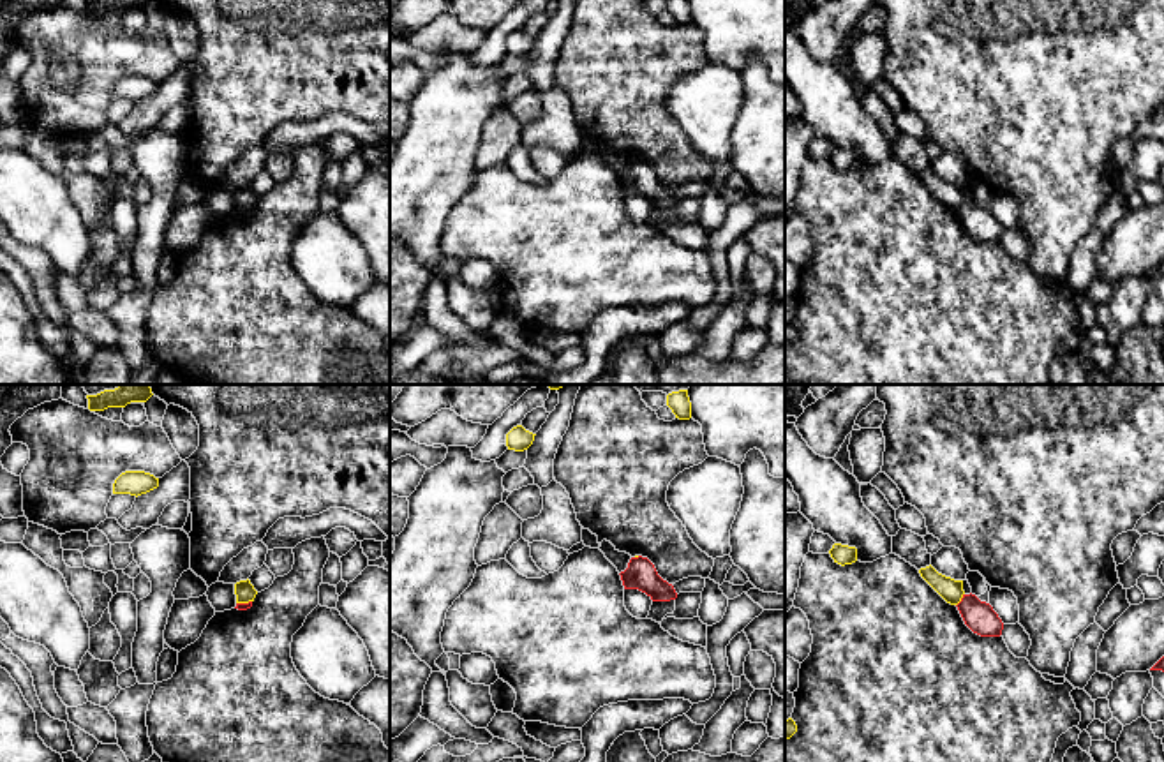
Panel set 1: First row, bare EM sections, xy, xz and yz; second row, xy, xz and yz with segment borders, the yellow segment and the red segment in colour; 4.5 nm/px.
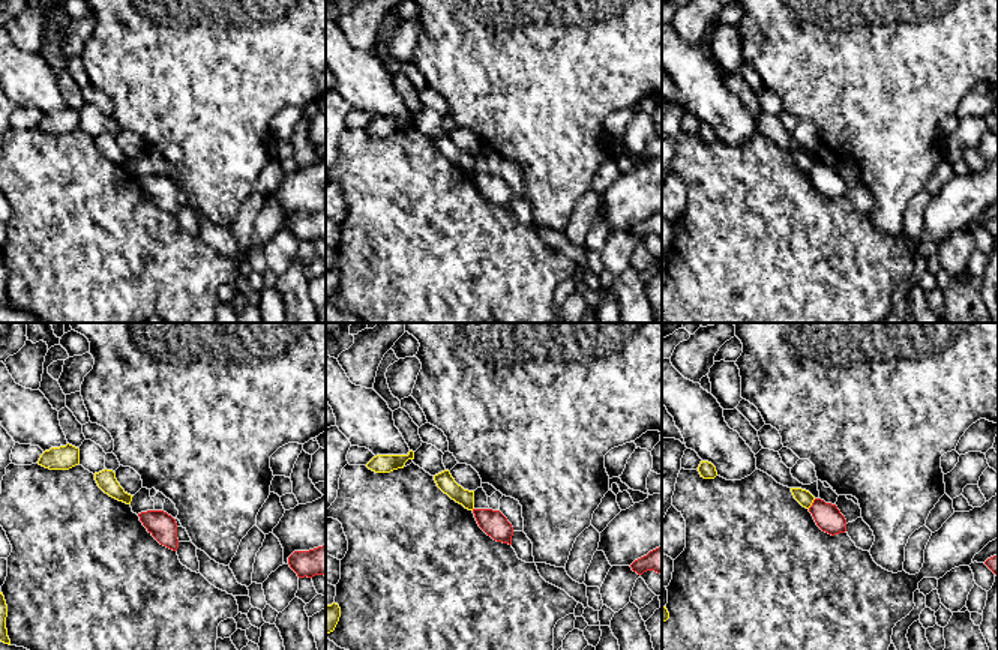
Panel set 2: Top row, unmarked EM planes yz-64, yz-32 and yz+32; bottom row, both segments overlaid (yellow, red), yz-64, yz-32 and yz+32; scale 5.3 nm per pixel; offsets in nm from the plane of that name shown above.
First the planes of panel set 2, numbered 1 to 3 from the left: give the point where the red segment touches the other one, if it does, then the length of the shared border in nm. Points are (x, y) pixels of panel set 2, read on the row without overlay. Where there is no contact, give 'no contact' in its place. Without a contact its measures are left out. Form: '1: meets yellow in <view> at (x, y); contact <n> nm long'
1: no contact
2: no contact
3: meets yellow in yz+32 at (812, 165); contact 70 nm long

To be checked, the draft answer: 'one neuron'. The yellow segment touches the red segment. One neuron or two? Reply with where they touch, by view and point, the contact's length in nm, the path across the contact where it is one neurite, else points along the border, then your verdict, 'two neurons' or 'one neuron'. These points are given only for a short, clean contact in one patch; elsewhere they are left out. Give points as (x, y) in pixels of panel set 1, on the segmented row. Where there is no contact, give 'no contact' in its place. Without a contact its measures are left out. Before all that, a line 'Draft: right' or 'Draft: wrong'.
Draft: wrong
contact yz (960, 600); length 70 nm; border yz (963, 593), (956, 605); two neurons

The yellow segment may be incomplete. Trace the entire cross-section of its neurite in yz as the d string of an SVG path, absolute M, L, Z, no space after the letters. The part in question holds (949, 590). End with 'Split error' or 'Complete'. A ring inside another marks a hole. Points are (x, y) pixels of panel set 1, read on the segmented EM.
M931 564L919 570L921 577L951 605L958 605L965 594L963 580L938 573Z. Complete

